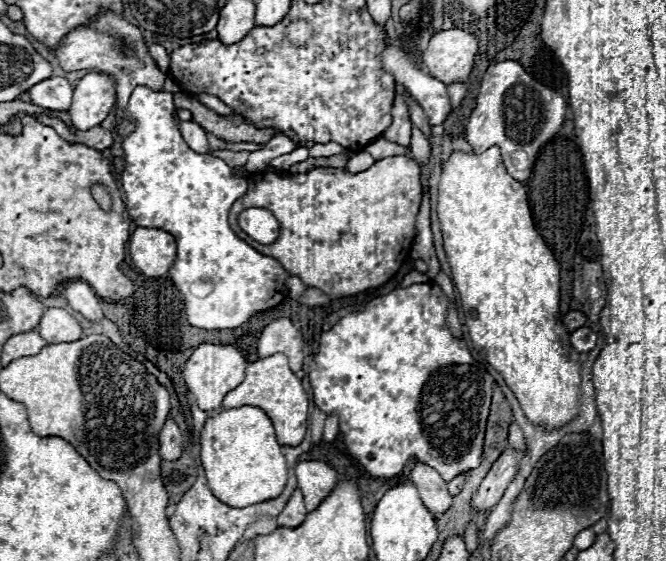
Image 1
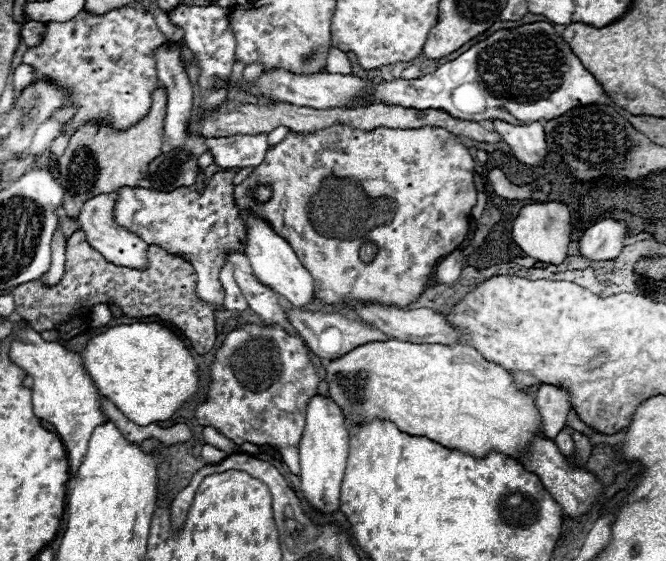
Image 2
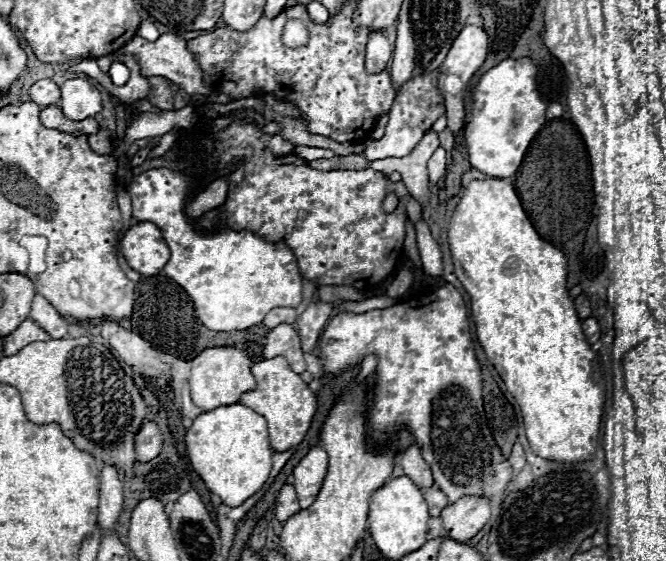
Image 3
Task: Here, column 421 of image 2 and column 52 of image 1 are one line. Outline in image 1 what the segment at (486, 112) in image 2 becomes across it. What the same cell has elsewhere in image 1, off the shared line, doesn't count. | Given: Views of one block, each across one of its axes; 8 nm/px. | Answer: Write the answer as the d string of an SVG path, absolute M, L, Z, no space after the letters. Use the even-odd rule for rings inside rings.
M52 76L30 88L30 98L36 106L48 110L68 110L72 102L72 84L62 76Z

